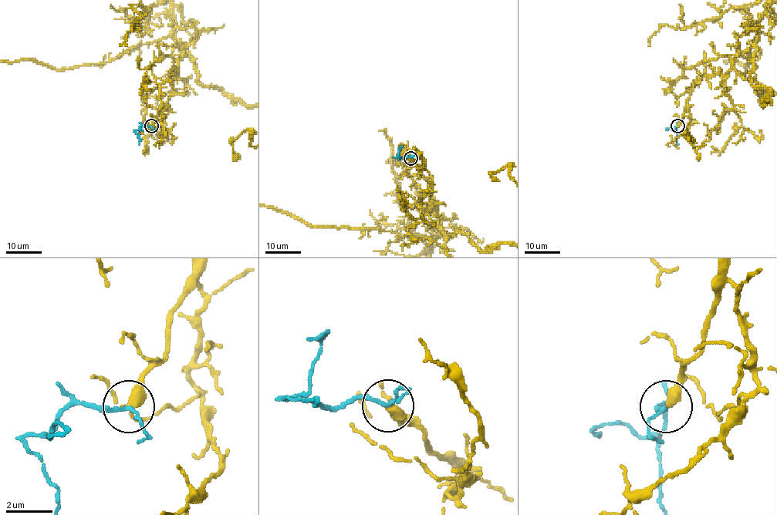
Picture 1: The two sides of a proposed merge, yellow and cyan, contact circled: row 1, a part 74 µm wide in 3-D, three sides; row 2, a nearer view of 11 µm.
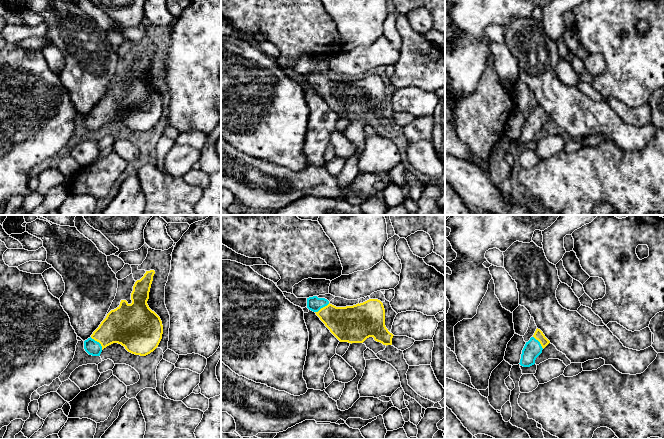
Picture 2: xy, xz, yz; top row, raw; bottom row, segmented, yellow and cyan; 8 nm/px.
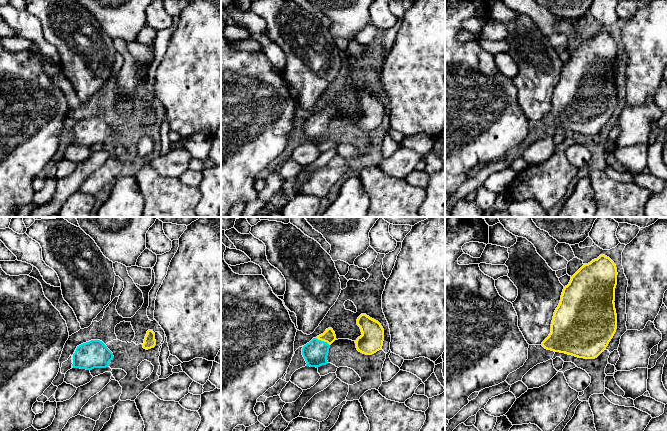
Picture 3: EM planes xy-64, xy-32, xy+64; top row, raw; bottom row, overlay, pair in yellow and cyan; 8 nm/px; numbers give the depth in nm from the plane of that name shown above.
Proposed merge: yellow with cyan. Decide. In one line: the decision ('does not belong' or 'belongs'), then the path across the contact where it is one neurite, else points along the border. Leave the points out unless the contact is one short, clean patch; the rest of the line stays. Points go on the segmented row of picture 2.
belongs | across xy (124, 325), (112, 329), (98, 341), (92, 347)

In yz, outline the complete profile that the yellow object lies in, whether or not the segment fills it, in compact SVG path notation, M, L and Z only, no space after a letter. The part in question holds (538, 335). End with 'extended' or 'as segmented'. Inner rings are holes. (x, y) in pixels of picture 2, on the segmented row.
M536 329L534 335L526 342L520 359L520 365L530 367L535 364L536 358L542 353L542 350L550 343L540 329Z; extended

